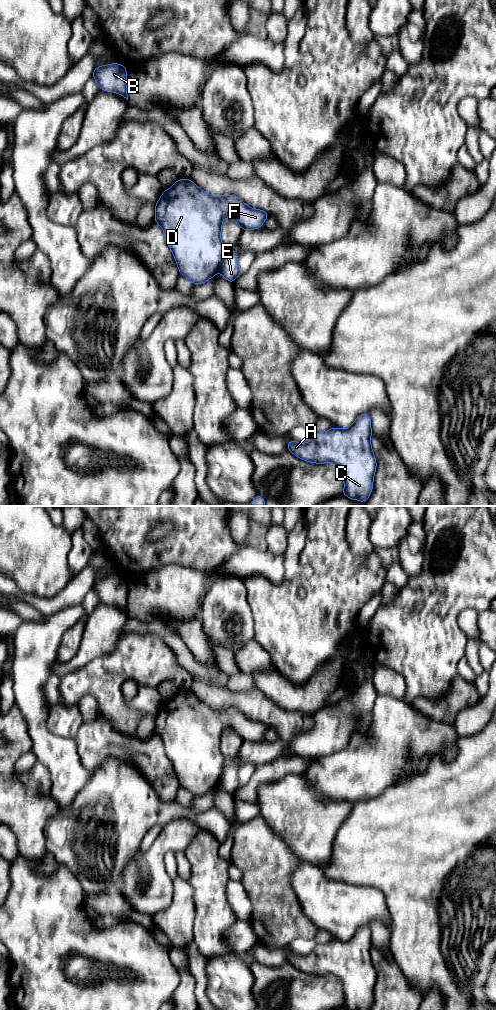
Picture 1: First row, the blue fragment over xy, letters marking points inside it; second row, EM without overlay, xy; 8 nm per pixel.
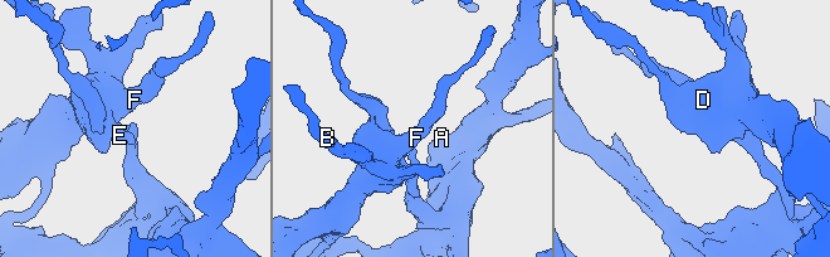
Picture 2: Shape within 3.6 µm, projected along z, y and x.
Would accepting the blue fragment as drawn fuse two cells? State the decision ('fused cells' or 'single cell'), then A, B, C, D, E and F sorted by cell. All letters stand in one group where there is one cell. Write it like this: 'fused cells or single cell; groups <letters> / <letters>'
fused cells; groups A C E / B D F

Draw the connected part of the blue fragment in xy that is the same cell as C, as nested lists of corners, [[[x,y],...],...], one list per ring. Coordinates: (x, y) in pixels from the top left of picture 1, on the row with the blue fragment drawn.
[[[365,413],[358,416],[347,429],[332,427],[325,432],[317,432],[307,443],[294,440],[288,442],[288,451],[296,457],[316,464],[332,463],[343,474],[344,489],[341,495],[364,503],[373,490],[377,462],[371,446],[371,418]]]

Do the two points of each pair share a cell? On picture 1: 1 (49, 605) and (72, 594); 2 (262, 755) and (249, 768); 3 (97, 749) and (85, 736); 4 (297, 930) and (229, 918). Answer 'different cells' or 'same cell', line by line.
1: same cell
2: different cells
3: same cell
4: different cells

